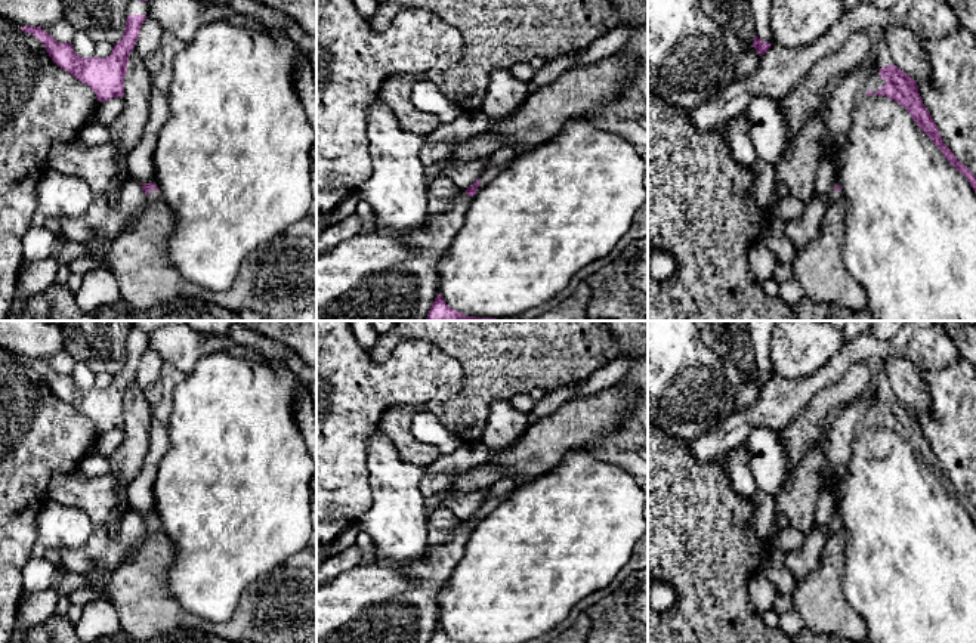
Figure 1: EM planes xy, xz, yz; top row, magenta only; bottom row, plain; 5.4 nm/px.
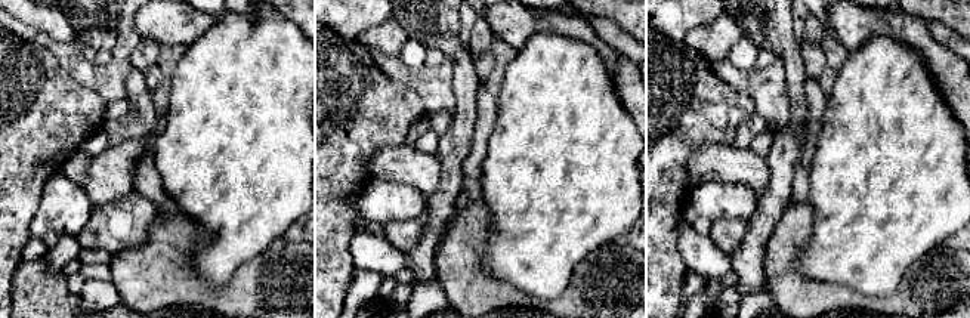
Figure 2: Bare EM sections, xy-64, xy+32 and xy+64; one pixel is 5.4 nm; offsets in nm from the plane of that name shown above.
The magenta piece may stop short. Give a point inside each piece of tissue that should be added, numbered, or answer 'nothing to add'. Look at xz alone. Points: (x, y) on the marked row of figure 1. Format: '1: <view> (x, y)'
1: xz (373, 277)

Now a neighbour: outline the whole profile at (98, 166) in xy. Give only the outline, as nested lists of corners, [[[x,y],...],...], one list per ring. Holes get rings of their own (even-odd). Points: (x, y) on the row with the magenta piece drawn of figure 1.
[[[78,139],[55,143],[47,169],[75,176],[89,183],[95,195],[104,195],[120,171],[120,151],[114,142],[90,146]]]

